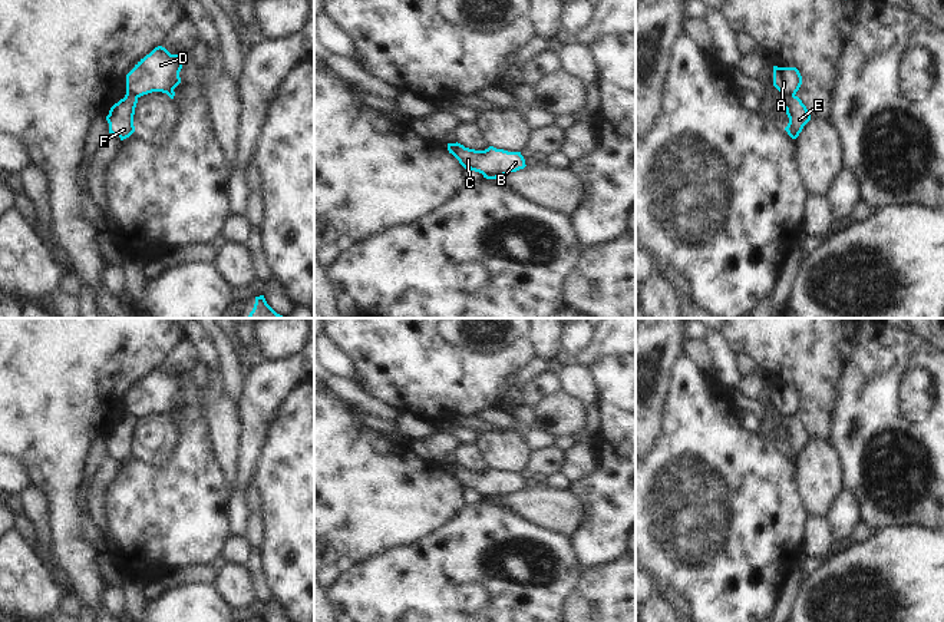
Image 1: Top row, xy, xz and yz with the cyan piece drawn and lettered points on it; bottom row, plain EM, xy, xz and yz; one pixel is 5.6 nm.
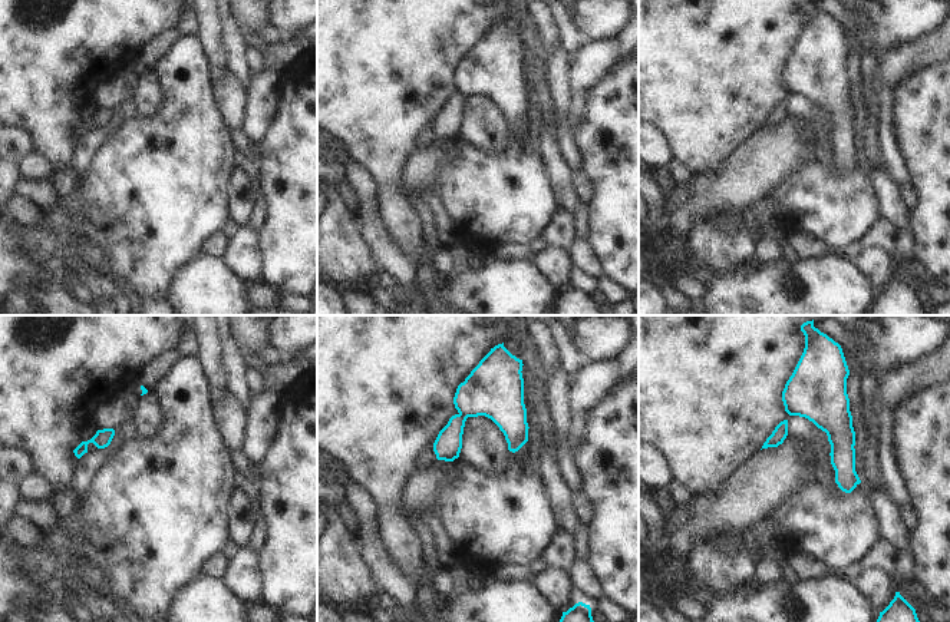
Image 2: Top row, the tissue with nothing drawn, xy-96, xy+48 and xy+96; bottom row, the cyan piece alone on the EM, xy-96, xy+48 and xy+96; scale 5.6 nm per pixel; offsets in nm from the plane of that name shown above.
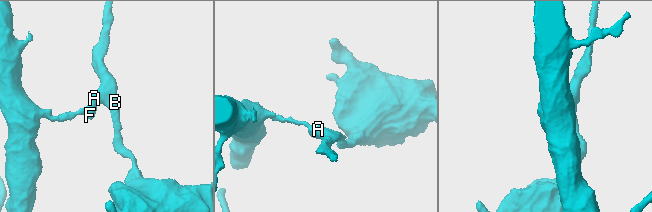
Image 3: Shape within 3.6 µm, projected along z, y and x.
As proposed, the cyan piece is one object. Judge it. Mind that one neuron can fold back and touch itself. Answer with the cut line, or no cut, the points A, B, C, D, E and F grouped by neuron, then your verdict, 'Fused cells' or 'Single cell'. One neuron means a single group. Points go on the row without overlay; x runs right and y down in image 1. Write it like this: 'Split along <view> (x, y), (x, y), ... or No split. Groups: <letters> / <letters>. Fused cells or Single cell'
Split along yz (794, 416), (782, 417). Groups: A B C D / E F. Fused cells.

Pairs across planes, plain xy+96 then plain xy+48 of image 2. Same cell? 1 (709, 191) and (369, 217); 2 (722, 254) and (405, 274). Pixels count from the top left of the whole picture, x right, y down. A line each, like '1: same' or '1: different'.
1: different
2: same

